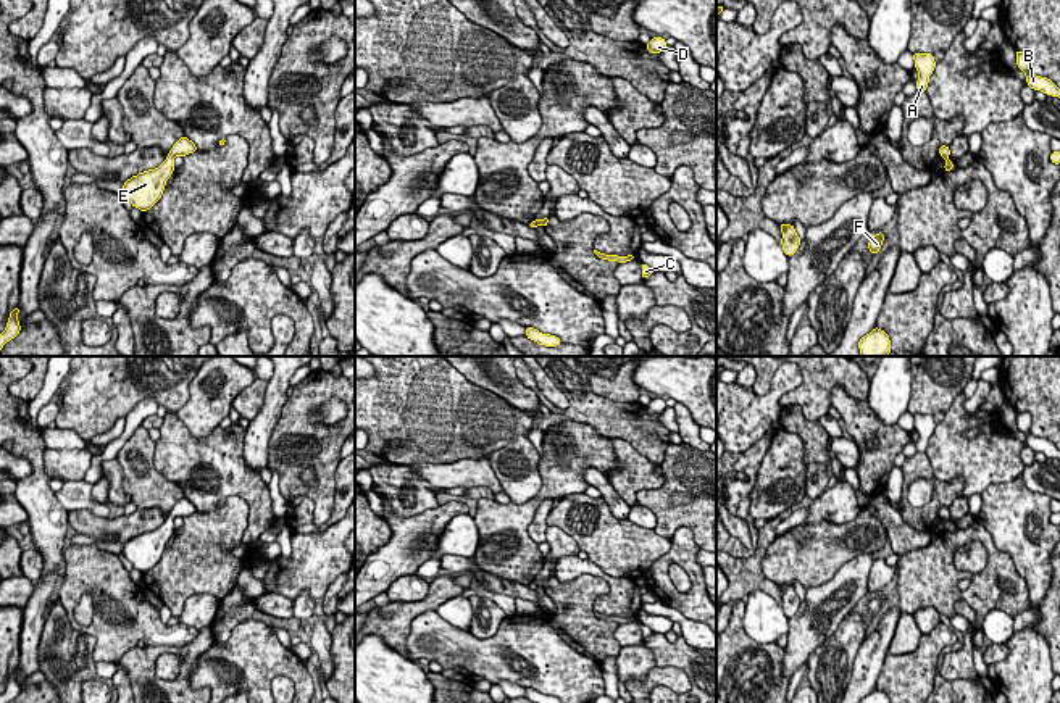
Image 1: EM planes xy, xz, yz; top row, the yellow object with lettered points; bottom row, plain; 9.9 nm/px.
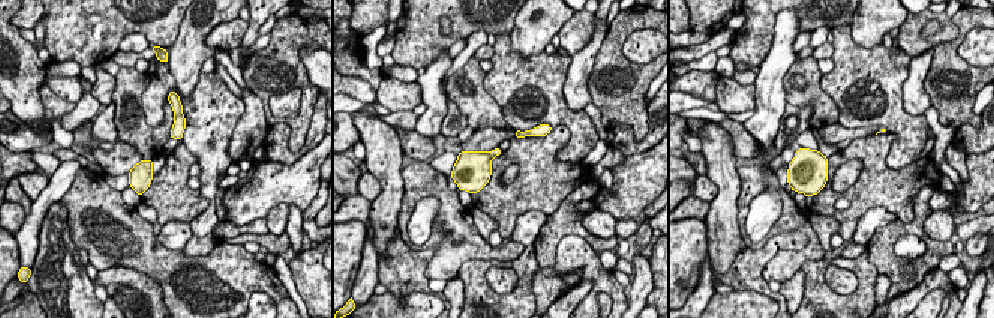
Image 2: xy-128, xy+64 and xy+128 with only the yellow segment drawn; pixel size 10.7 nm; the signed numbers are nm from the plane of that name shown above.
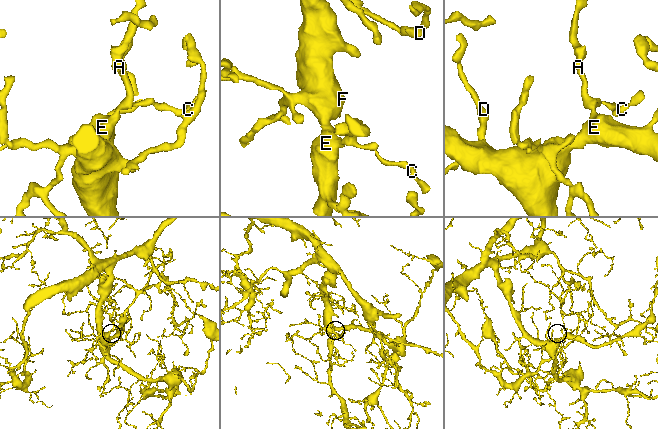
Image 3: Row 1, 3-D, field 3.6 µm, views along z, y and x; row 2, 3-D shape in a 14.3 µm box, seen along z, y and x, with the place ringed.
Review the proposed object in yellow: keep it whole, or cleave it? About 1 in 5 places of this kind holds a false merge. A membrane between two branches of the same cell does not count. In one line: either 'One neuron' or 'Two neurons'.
One neuron

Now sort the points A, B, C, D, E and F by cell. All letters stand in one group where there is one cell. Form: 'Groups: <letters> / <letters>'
Groups: A B C D E F

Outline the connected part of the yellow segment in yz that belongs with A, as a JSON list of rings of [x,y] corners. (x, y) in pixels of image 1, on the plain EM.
[[[913,414],[915,429],[918,432],[918,442],[916,442],[916,451],[926,453],[929,437],[933,435],[936,429],[934,416],[933,414]]]

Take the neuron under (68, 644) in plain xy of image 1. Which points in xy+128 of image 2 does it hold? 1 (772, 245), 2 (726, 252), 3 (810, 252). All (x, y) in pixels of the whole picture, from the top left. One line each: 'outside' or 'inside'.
1: inside
2: outside
3: outside

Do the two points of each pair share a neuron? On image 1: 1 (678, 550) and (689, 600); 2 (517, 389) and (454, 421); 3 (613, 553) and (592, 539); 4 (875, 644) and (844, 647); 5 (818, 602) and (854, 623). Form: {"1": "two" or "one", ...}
{"1": "one", "2": "two", "3": "one", "4": "two", "5": "two"}

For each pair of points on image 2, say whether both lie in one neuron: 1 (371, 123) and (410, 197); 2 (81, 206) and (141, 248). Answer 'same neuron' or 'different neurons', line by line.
1: different neurons
2: same neuron

